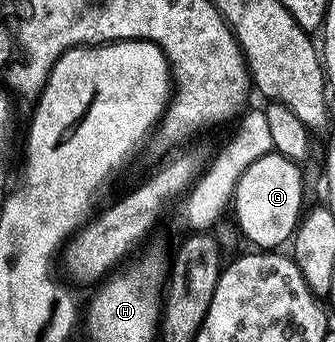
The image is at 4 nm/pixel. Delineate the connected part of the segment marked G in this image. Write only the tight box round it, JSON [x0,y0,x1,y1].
[233,155,305,250]

